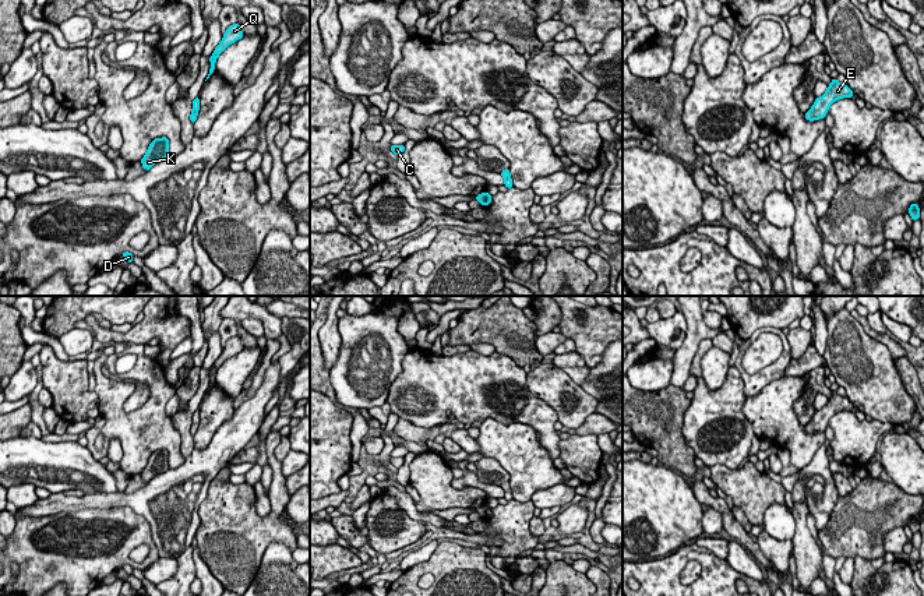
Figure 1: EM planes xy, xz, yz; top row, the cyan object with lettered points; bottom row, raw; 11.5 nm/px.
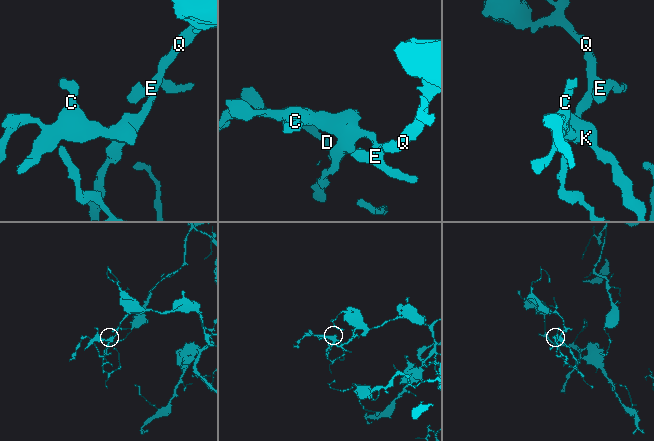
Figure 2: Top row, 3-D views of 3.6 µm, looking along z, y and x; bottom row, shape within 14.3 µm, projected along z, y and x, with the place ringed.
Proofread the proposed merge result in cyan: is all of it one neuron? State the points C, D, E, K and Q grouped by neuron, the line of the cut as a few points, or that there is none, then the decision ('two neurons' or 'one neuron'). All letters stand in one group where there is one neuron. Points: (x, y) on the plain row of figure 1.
groups C D E K Q; cut none; one neuron

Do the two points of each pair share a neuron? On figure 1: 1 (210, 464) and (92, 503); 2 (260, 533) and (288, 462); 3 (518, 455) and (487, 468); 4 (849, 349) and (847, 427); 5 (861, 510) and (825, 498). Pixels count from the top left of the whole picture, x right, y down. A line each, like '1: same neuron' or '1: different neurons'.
1: same neuron
2: different neurons
3: different neurons
4: different neurons
5: different neurons

